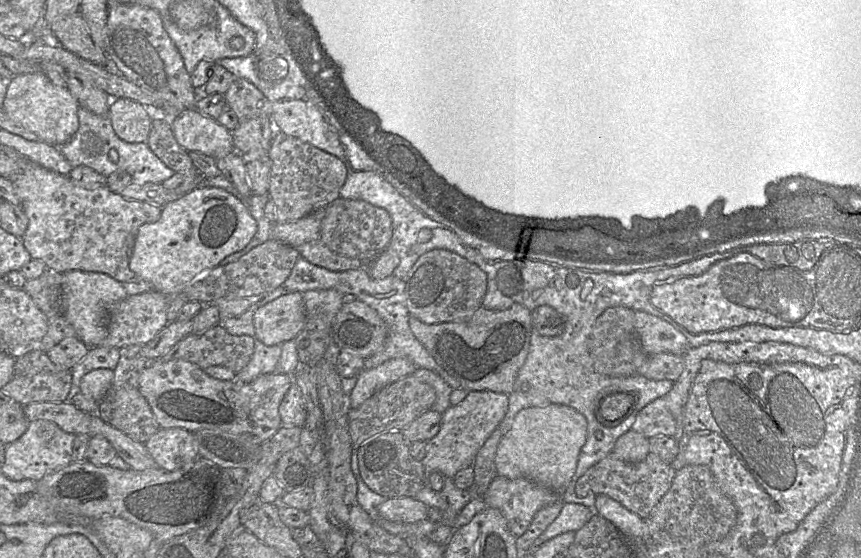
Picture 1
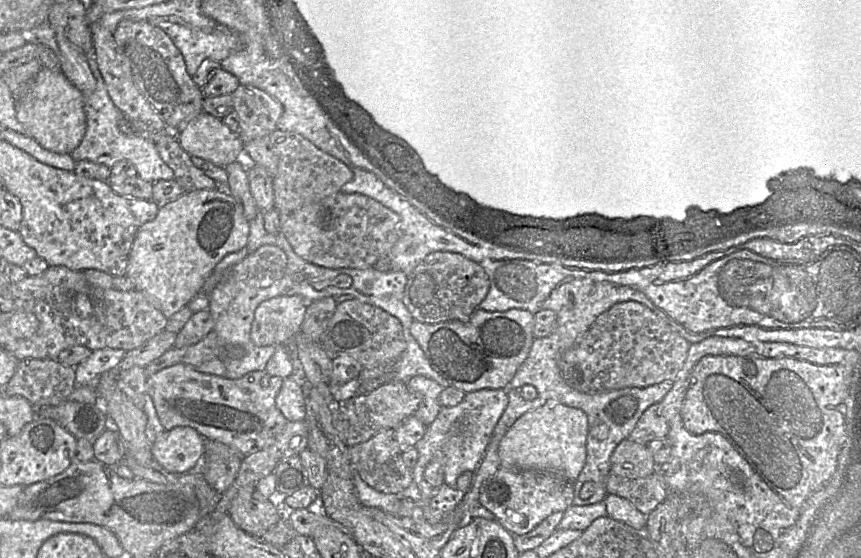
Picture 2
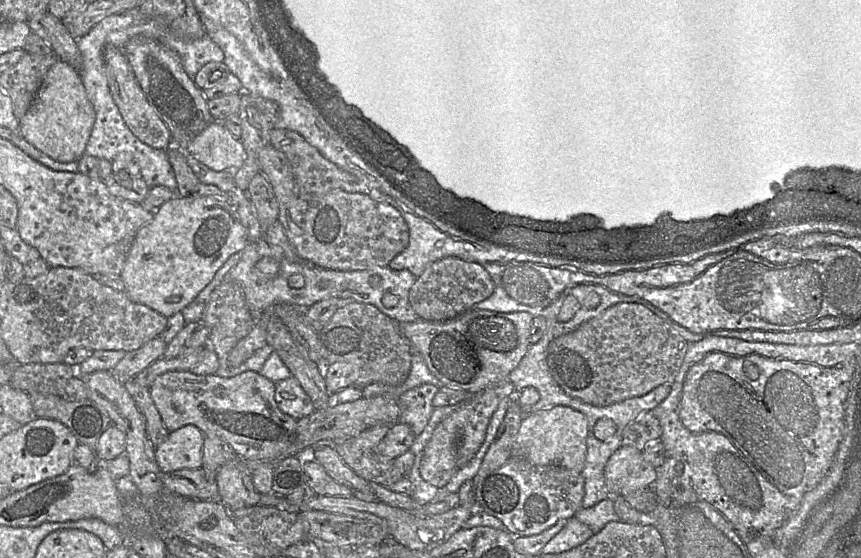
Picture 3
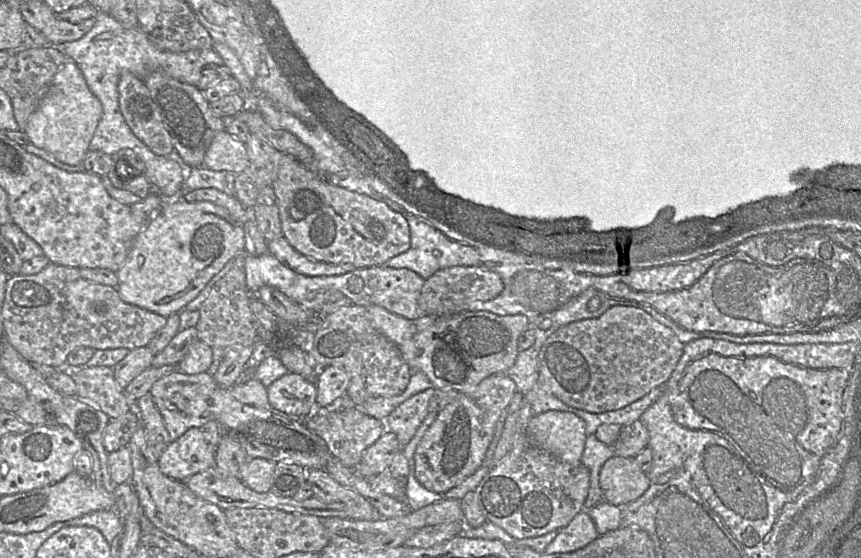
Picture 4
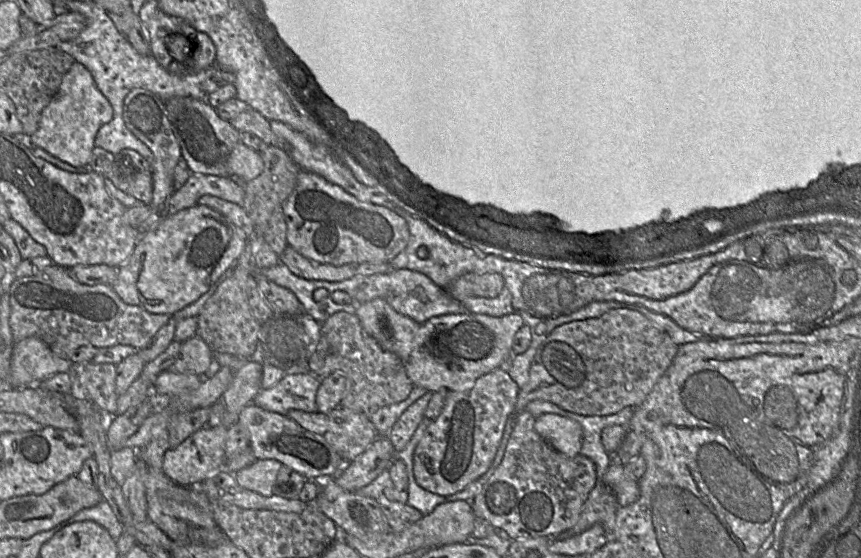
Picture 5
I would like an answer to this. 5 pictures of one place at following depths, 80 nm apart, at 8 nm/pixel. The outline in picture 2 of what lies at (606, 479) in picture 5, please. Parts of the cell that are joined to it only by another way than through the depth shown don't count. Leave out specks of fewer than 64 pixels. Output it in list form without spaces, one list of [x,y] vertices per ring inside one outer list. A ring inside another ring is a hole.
[[[628,438],[618,444],[610,459],[610,473],[624,478],[645,478],[655,471],[656,463],[648,446]]]

